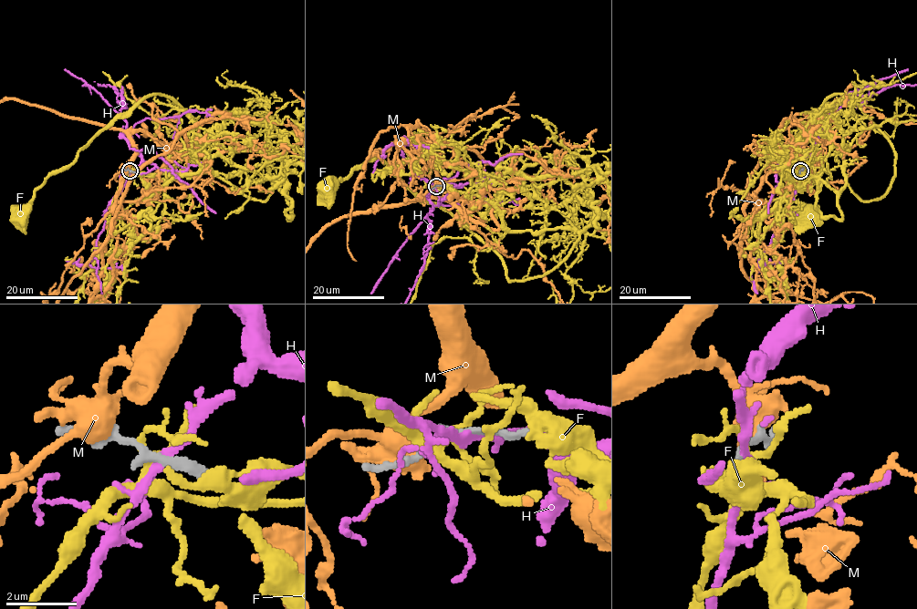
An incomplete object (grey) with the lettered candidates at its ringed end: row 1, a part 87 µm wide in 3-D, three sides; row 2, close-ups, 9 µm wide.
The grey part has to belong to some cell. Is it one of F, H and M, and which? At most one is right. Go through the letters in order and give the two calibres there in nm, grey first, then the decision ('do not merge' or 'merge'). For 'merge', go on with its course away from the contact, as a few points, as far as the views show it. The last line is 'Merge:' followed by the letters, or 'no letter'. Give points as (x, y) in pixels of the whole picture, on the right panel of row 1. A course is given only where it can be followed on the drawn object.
F: calibres 200 and 150 nm; merge; course (800, 170), (778, 225), (792, 175), (839, 166), (880, 199), (895, 153), (832, 94), (773, 162), (801, 216)
H: calibres 240 and 280 nm; do not merge
M: calibres 190 and 400 nm; do not merge
Merge: F

